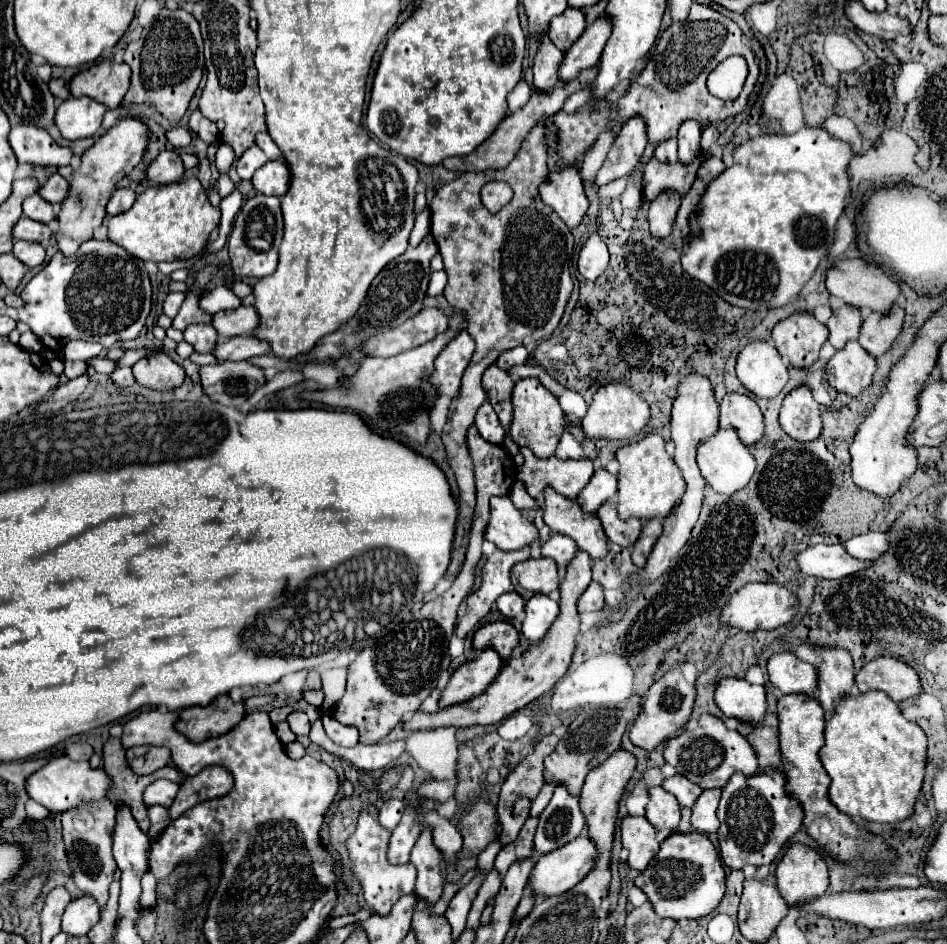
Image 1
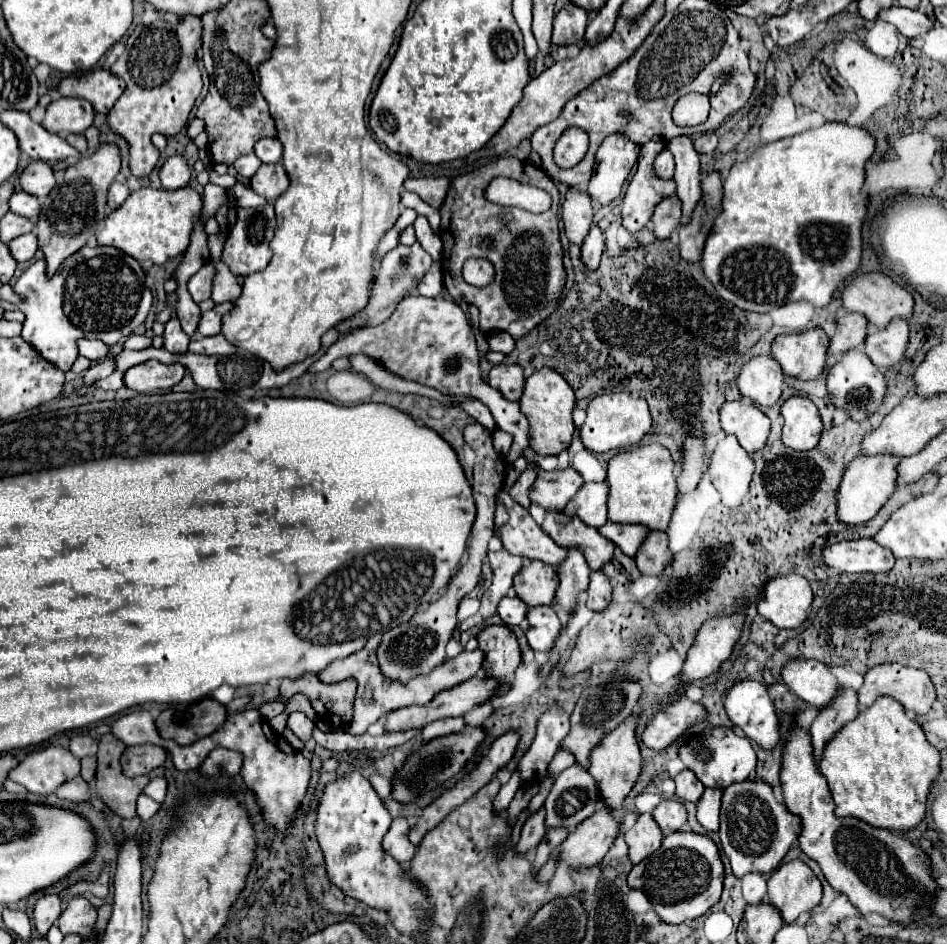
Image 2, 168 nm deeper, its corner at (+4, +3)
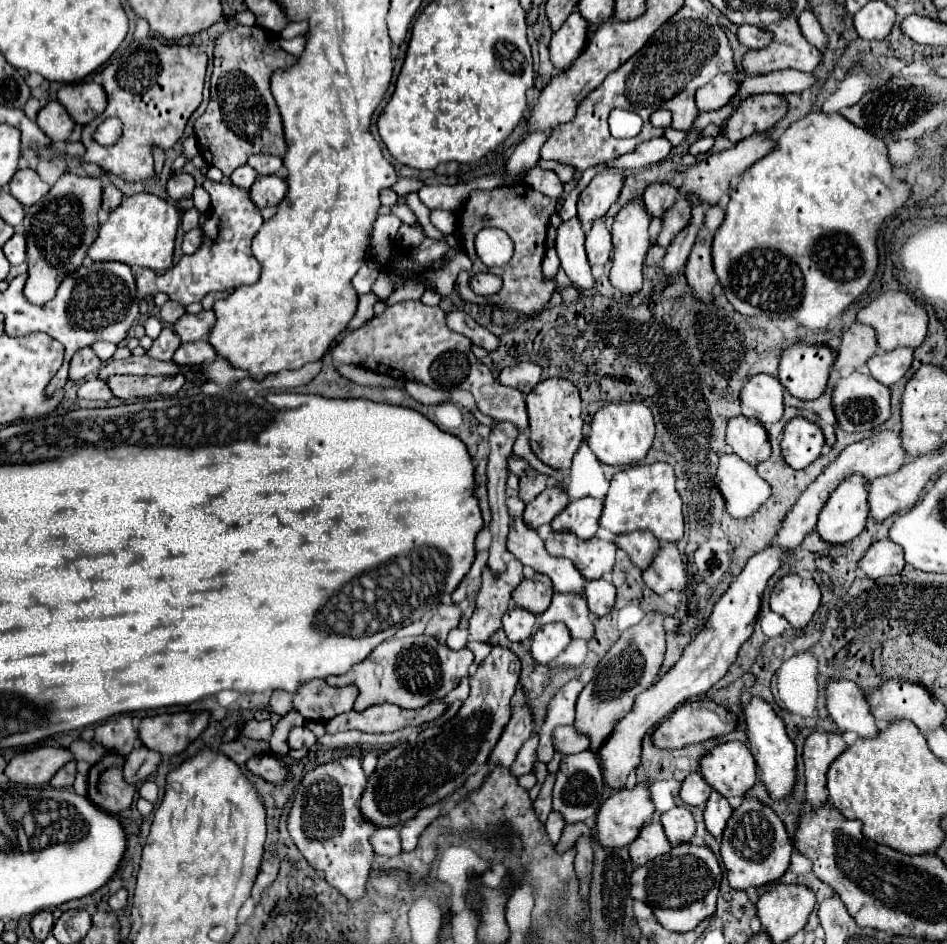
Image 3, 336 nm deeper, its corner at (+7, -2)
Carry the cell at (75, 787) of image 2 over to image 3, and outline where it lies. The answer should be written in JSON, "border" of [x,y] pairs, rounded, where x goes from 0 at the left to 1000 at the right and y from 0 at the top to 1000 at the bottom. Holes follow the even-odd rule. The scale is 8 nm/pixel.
{"border":[[[72,807],[72,811],[65,811],[65,816],[61,816],[61,820],[57,820],[57,824],[53,826],[53,833],[74,835],[78,828],[78,820],[80,820],[80,807]]]}

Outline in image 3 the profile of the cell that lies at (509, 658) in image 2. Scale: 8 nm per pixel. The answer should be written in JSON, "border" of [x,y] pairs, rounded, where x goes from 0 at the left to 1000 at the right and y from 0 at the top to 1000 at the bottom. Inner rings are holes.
{"border":[[[522,684],[520,691],[507,701],[501,716],[496,716],[496,737],[490,742],[484,756],[469,765],[467,769],[454,769],[441,778],[439,788],[424,788],[414,794],[408,794],[397,809],[397,816],[386,826],[386,837],[382,841],[382,864],[386,864],[386,871],[395,871],[397,877],[405,875],[418,875],[431,867],[435,867],[441,858],[456,854],[471,843],[475,843],[479,837],[488,835],[490,828],[503,820],[515,805],[517,797],[522,794],[526,782],[530,780],[532,769],[539,763],[539,742],[545,733],[545,722],[549,720],[549,699],[543,691],[536,686]]]}

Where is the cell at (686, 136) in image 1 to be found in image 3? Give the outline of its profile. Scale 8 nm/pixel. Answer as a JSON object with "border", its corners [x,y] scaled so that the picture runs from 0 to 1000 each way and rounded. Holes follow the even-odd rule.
{"border":[[[731,212],[731,235],[716,248],[716,252],[712,252],[712,256],[703,265],[701,280],[699,280],[701,292],[710,294],[722,286],[722,280],[729,271],[733,252],[735,252],[737,244],[741,242],[741,235],[743,235],[743,218],[741,218],[741,214]]]}

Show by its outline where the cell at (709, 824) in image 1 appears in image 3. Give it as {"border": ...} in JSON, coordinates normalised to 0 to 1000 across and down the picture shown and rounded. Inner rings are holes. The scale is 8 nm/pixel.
{"border":[[[752,839],[748,850],[746,850],[746,858],[743,858],[743,871],[746,871],[746,877],[748,881],[754,886],[754,888],[762,888],[762,879],[767,877],[767,871],[771,869],[771,862],[773,862],[773,854],[769,852],[769,847],[758,841],[758,839]]]}

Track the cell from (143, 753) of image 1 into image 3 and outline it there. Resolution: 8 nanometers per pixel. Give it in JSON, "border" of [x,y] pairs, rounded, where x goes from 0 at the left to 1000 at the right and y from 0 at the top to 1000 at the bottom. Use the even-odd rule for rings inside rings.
{"border":[[[146,790],[135,799],[131,807],[131,826],[137,831],[152,828],[158,820],[163,820],[167,809],[169,809],[167,797],[156,794],[154,790]]]}

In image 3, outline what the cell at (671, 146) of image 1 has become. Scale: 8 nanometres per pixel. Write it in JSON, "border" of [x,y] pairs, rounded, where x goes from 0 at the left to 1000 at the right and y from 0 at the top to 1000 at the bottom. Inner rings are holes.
{"border":[[[699,193],[699,195],[686,195],[680,203],[680,220],[682,225],[691,231],[699,235],[699,229],[703,222],[707,222],[707,218],[712,216],[716,208],[716,201],[712,195],[707,193]]]}

